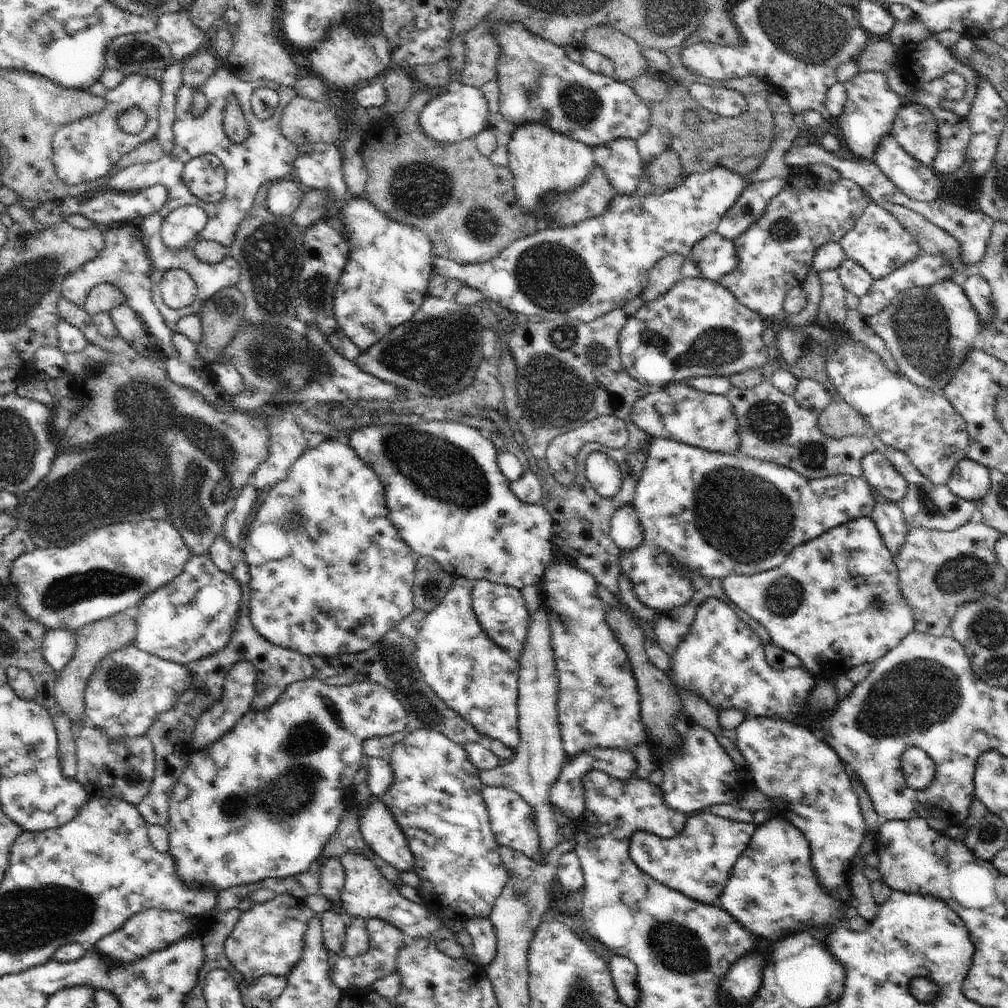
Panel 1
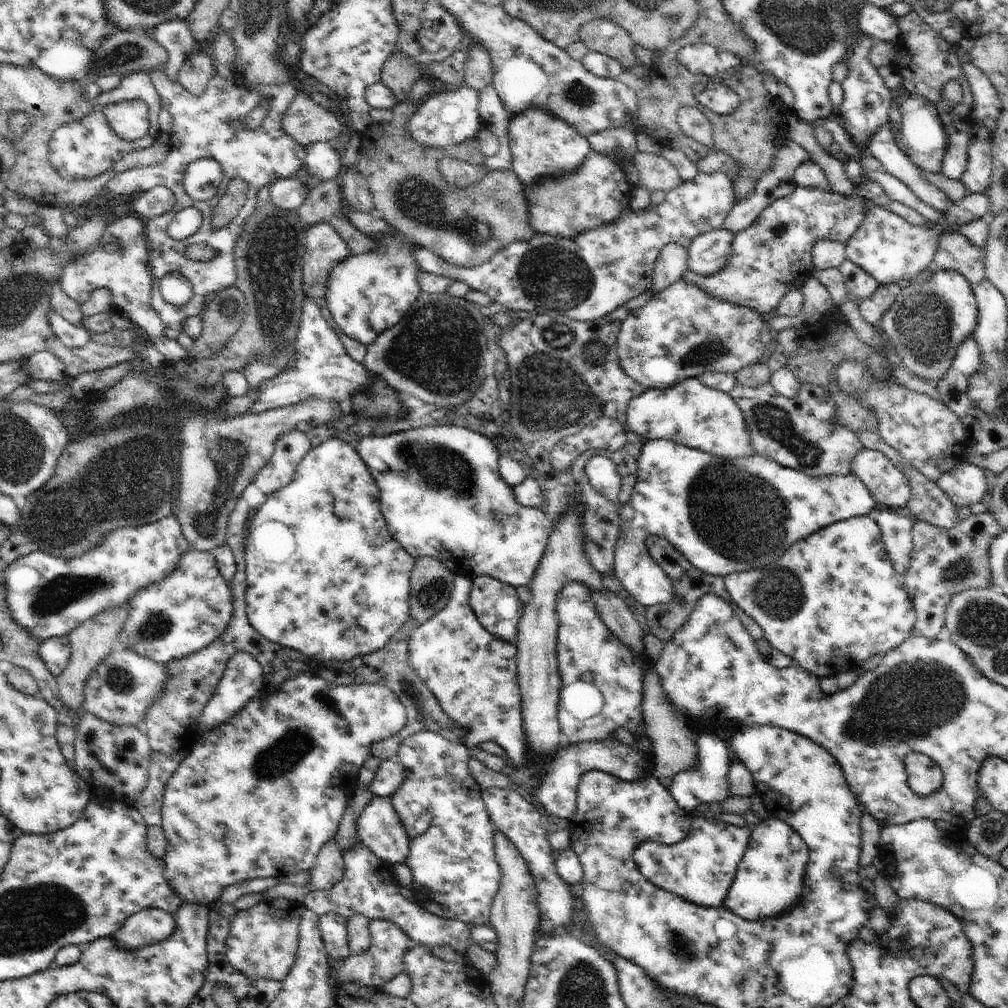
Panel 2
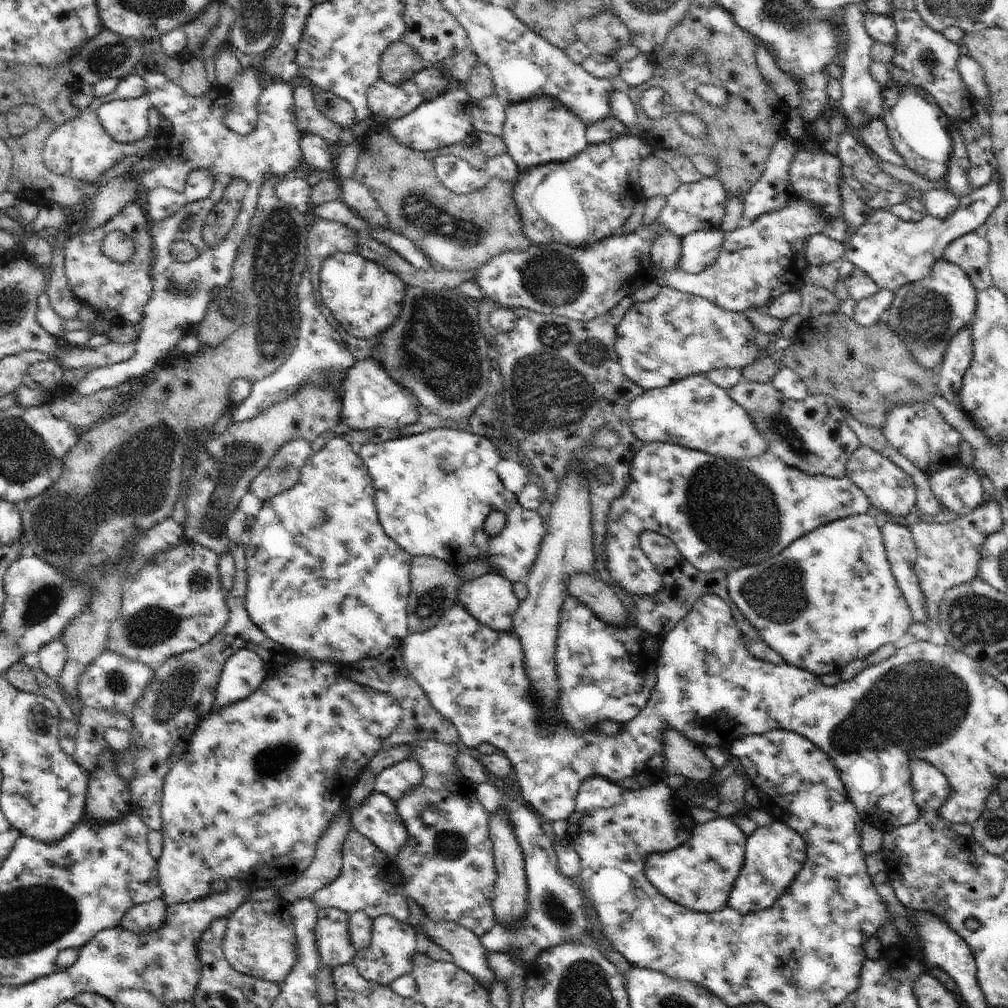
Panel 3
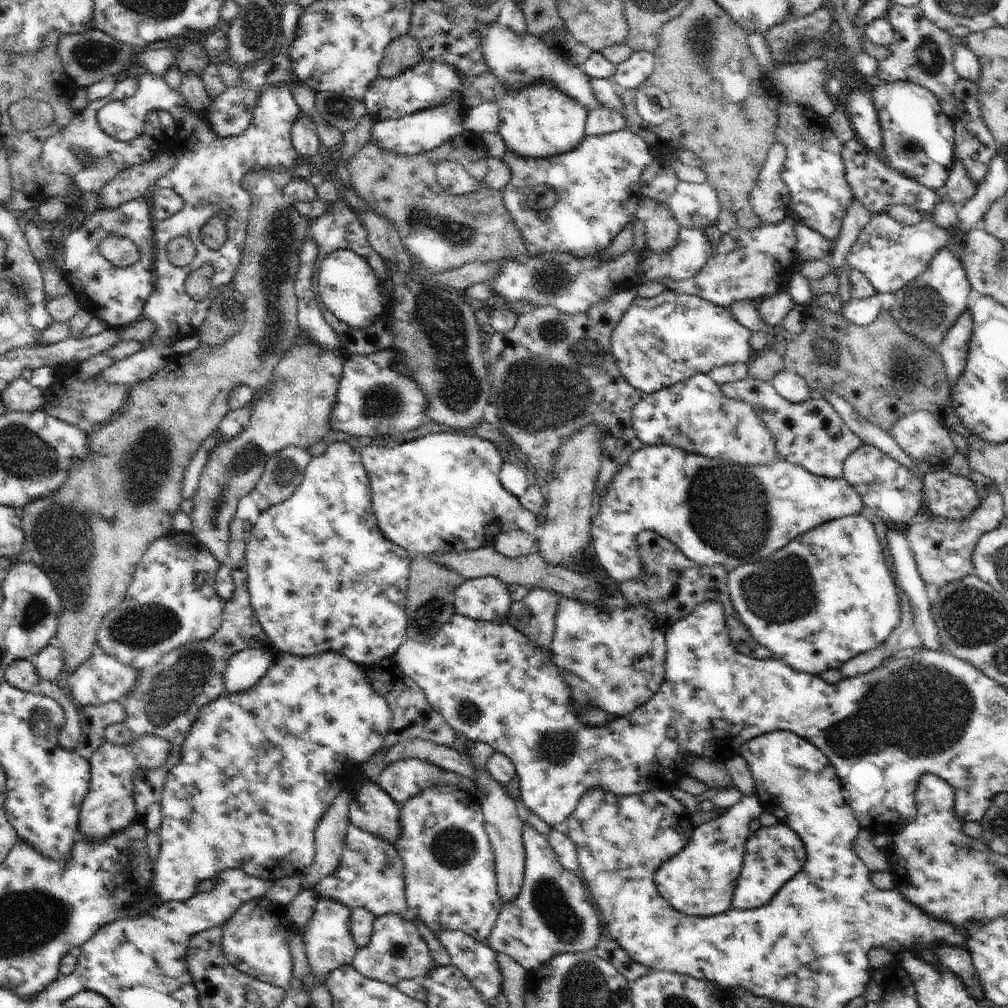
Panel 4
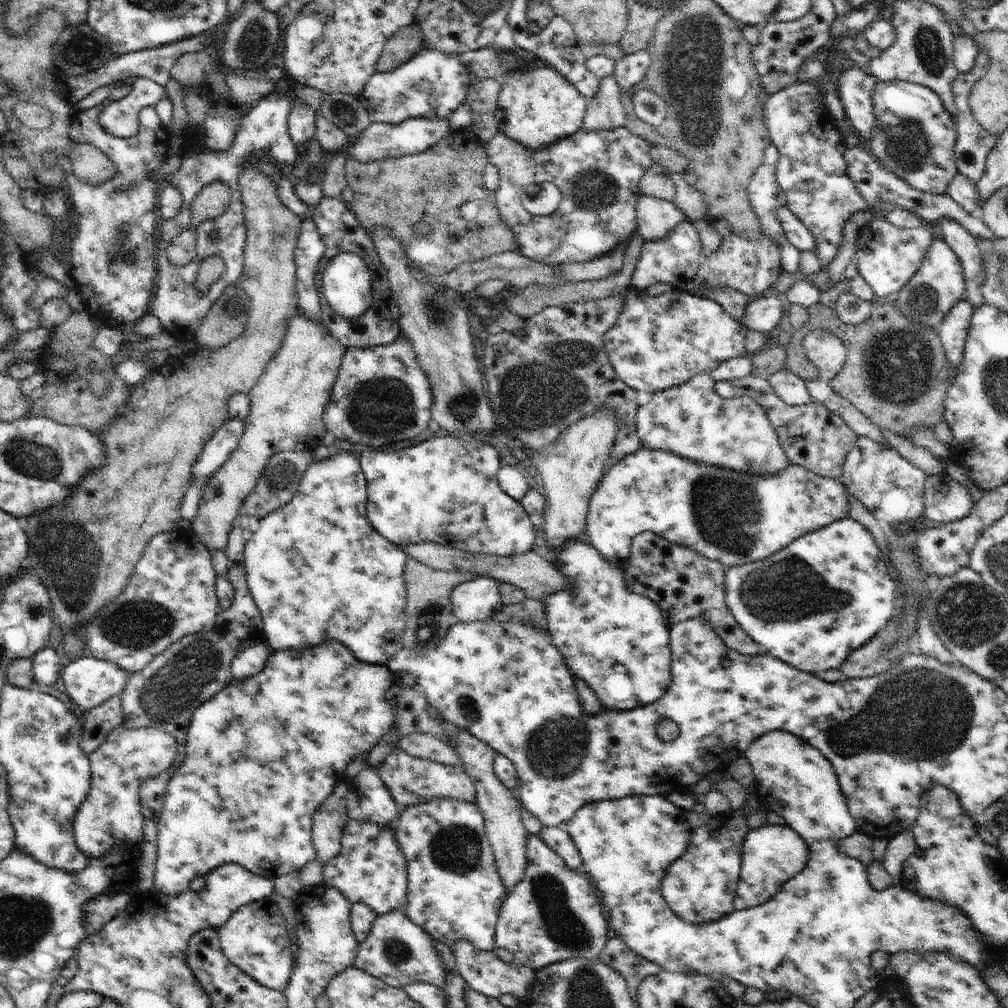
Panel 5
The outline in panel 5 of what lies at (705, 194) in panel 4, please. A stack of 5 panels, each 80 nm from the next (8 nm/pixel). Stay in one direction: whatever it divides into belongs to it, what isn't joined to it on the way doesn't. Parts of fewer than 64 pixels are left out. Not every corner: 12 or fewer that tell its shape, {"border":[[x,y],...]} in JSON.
{"border":[[672,173],[673,203],[688,222],[707,220],[707,204],[682,173]]}

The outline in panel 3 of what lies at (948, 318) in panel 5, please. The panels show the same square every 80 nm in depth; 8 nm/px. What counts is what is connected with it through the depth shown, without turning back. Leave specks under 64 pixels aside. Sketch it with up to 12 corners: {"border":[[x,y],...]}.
{"border":[[971,326],[950,340],[938,369],[938,390],[982,436],[960,402],[964,374],[972,366]]}

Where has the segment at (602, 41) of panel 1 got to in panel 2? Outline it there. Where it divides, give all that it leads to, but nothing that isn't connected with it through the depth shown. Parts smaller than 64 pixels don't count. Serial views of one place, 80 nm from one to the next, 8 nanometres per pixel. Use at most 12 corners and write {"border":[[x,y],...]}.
{"border":[[612,20],[581,26],[589,51],[622,64],[640,64],[630,36]]}

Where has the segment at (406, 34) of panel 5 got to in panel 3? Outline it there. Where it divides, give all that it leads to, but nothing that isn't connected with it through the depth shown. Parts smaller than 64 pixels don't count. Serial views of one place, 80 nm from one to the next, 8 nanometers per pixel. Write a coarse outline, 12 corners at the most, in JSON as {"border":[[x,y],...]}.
{"border":[[398,40],[382,56],[380,79],[400,86],[432,66]]}

